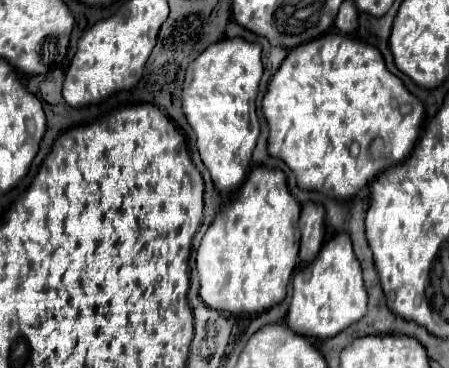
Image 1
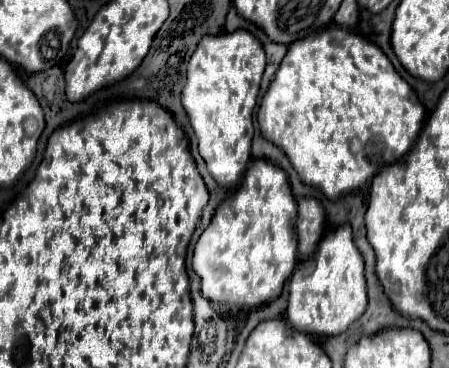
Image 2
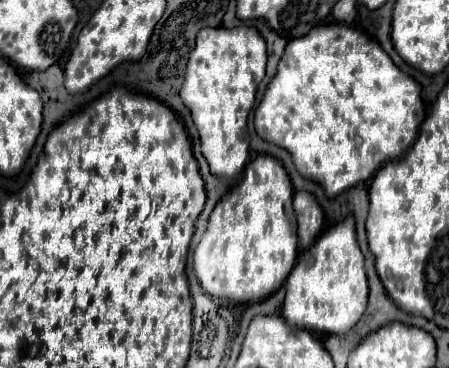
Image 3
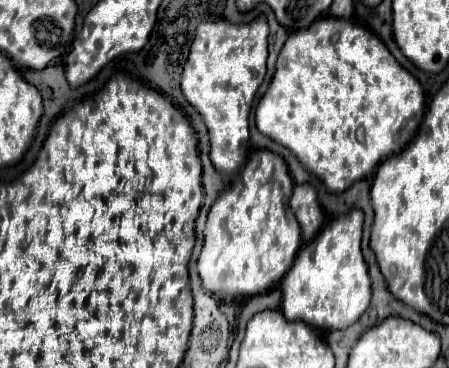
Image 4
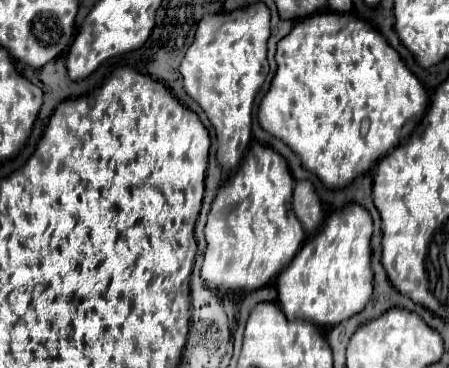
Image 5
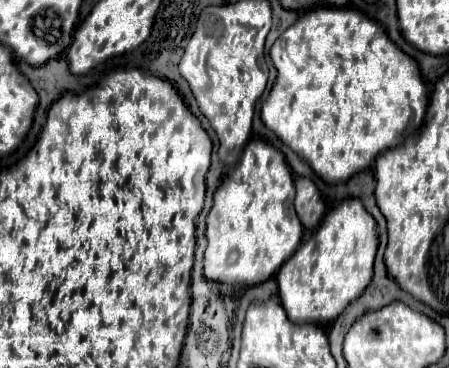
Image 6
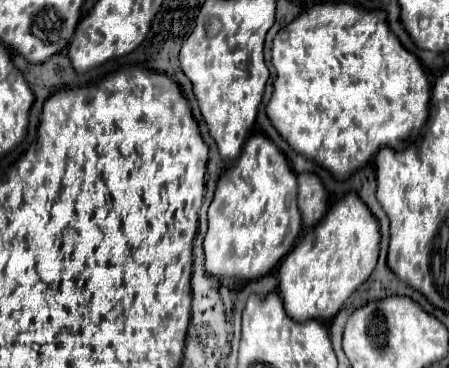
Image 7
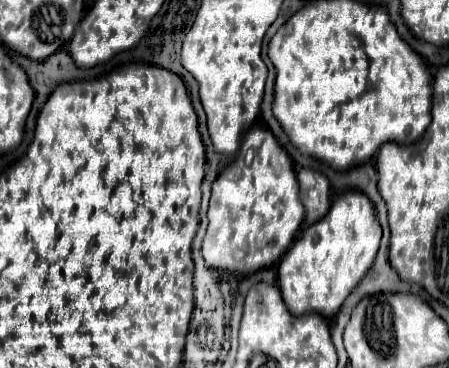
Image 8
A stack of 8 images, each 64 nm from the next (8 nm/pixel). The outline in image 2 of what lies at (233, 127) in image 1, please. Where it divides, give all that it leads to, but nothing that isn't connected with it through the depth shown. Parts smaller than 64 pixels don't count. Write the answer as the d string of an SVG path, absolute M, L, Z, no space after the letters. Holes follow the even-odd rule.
M246 30L220 36L204 36L188 62L182 106L198 136L198 150L212 178L222 186L234 186L242 180L250 162L254 138L252 112L260 90L266 58L262 44Z

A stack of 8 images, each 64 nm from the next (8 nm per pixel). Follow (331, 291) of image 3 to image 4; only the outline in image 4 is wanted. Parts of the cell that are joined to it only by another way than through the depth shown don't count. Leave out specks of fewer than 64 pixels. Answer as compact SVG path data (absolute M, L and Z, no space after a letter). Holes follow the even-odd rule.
M352 210L350 214L336 218L330 222L310 244L306 244L296 260L294 266L288 270L288 274L282 280L282 314L288 322L304 322L312 328L324 328L324 330L344 330L352 326L368 308L370 304L370 276L368 266L362 256L362 222L364 214L360 210Z

